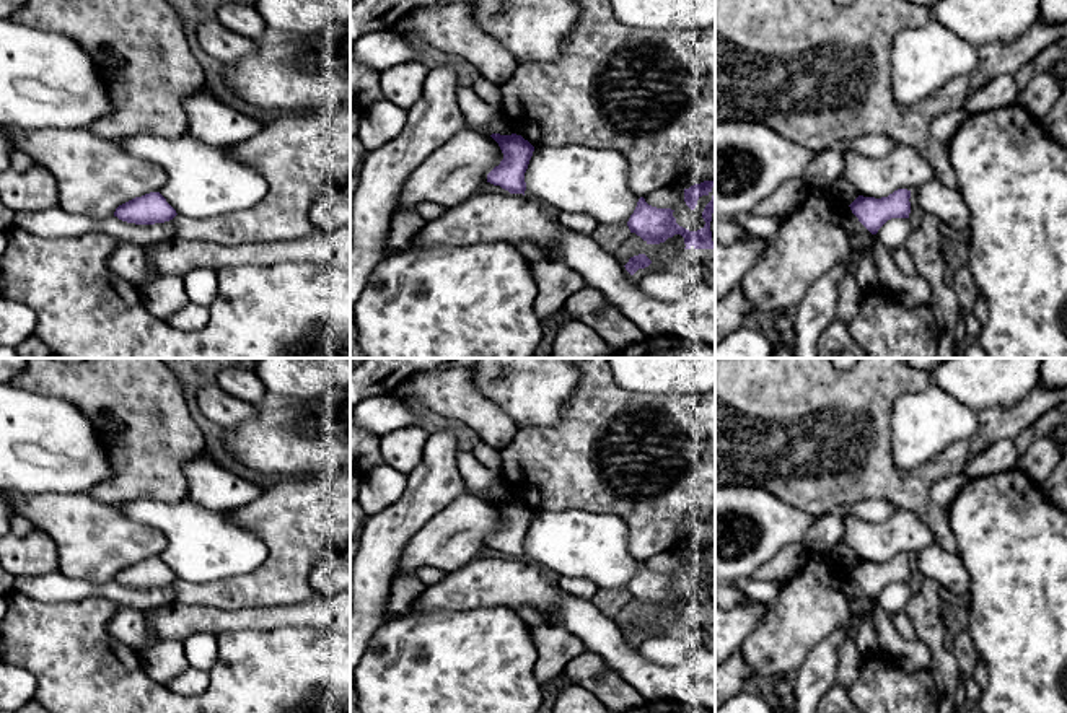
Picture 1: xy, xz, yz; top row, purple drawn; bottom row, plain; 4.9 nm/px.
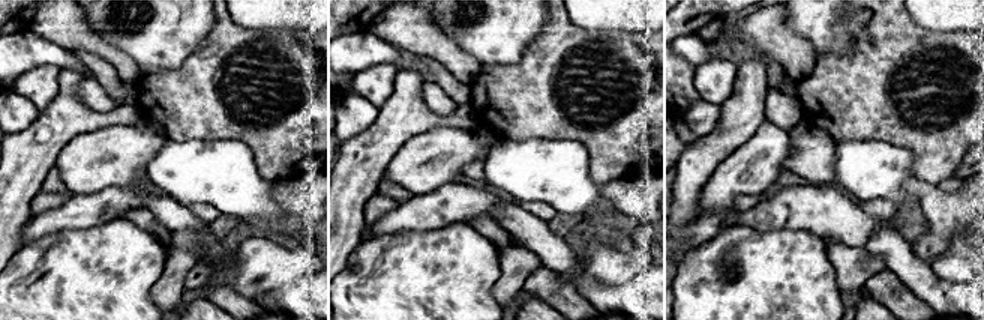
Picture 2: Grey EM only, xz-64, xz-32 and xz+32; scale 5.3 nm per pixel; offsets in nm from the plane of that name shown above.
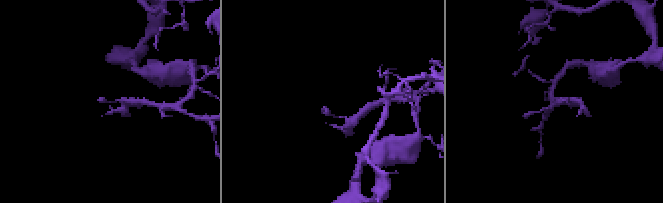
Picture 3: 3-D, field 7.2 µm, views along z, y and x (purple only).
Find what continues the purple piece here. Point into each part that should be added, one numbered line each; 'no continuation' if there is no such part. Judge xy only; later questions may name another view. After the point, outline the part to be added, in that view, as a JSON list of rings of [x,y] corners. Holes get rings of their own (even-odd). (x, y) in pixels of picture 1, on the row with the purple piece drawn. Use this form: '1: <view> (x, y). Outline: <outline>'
no continuation

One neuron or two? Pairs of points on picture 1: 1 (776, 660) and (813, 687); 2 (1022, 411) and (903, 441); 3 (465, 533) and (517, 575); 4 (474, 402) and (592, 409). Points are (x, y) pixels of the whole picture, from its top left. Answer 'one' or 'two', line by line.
1: two
2: two
3: two
4: two

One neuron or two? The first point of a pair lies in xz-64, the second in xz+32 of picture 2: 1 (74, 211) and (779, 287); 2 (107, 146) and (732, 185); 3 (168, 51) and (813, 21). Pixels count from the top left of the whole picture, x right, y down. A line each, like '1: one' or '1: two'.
1: two
2: one
3: one

